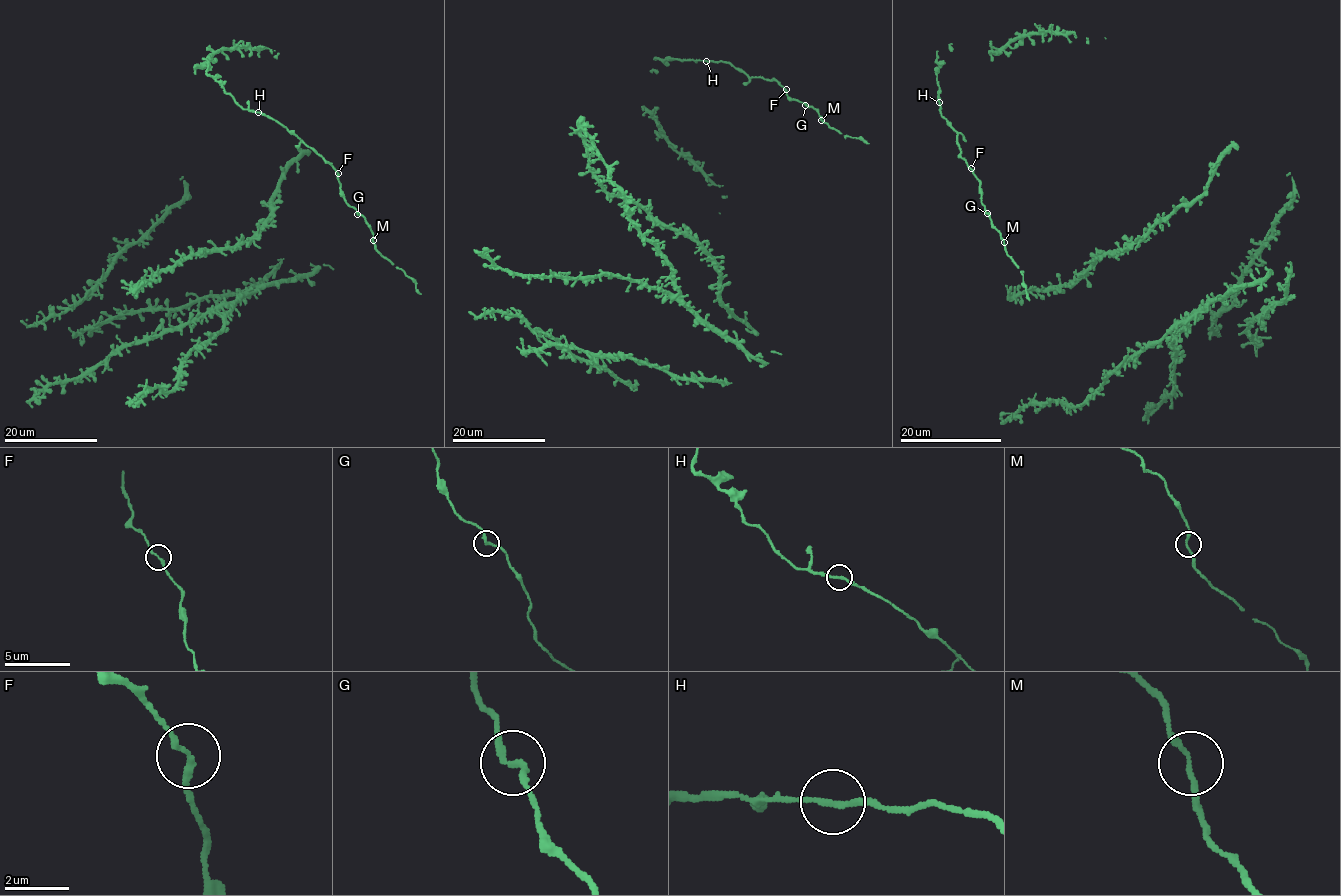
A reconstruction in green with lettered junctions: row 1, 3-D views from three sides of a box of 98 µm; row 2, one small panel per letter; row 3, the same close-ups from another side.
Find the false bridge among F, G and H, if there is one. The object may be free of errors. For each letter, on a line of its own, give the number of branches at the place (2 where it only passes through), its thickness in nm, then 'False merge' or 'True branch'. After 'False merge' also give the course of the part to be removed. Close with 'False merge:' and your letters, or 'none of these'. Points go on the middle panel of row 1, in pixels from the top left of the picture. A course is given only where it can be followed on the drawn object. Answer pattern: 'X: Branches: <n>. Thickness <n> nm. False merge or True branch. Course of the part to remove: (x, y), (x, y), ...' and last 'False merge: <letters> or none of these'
F: Branches: 2. Thickness 190 nm. True branch
G: Branches: 2. Thickness 190 nm. True branch
H: Branches: 2. Thickness 190 nm. True branch
False merge: none of these

